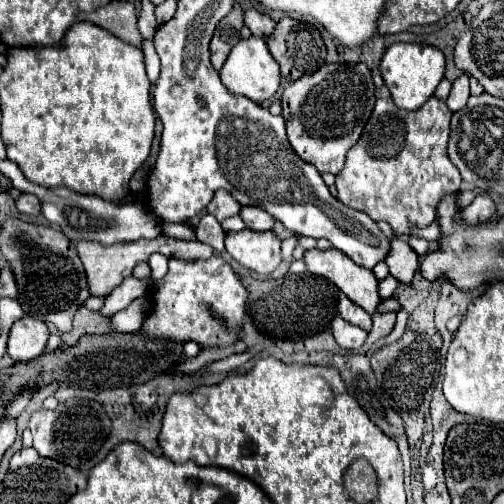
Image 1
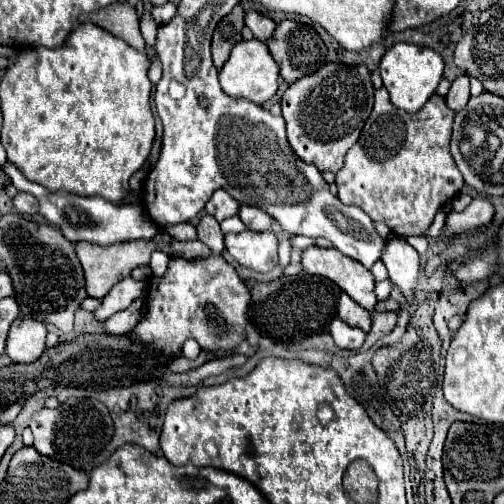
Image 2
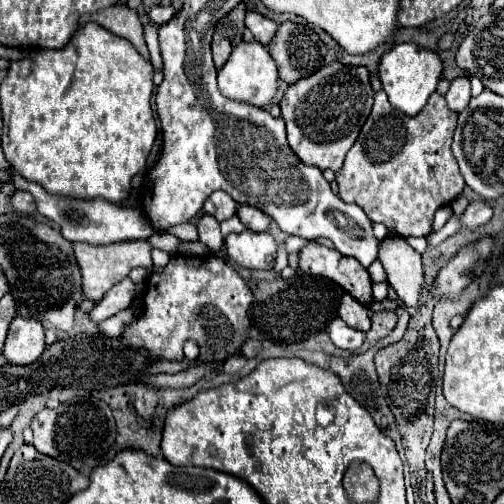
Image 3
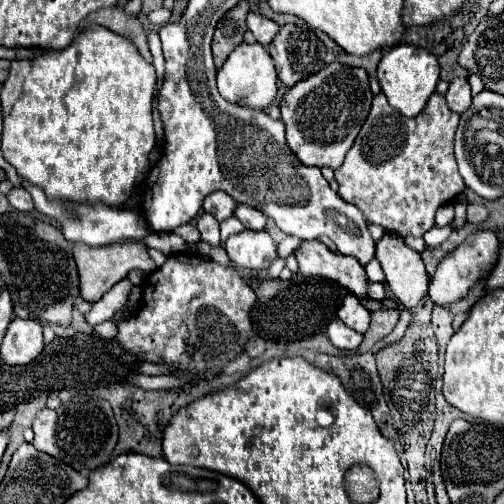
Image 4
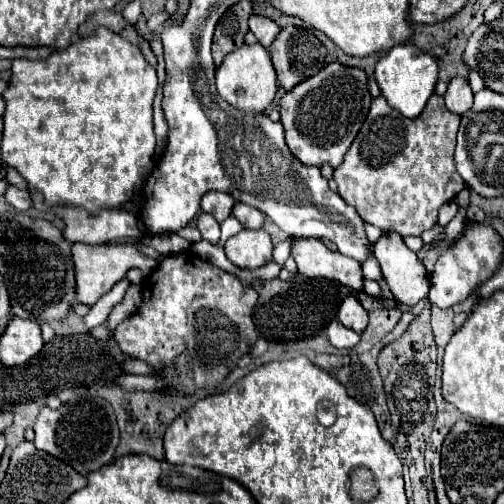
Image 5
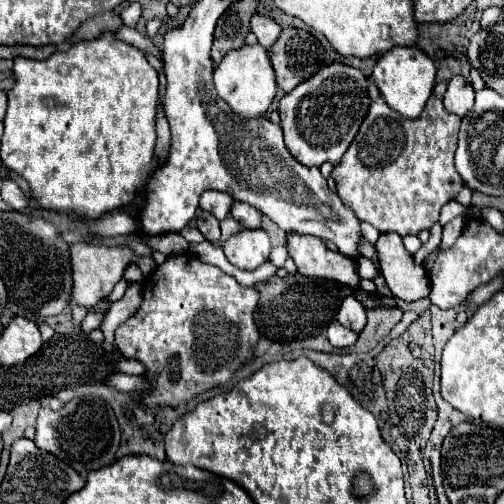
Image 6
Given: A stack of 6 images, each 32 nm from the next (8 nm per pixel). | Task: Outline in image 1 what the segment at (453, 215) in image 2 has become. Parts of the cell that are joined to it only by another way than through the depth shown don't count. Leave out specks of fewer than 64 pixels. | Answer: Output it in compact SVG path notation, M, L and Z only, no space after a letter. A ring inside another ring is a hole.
M478 194L474 198L474 202L470 206L466 206L458 218L466 224L476 224L478 222L488 221L490 218L494 218L496 214L496 206L492 202L490 196L486 194Z

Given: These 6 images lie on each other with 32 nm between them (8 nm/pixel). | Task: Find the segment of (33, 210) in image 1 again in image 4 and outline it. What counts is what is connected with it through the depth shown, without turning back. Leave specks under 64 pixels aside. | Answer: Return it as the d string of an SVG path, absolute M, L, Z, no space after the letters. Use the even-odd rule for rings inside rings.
M12 188L12 190L8 192L8 202L10 202L16 210L20 210L20 212L30 212L30 210L34 208L32 198L30 198L30 194L28 194L24 188Z

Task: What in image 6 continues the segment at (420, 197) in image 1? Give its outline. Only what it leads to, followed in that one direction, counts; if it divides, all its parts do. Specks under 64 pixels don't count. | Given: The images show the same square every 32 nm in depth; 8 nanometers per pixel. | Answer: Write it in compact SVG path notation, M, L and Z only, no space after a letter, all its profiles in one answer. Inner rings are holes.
M432 96L426 102L426 108L418 120L402 118L382 98L374 100L356 138L352 140L346 154L332 170L332 178L336 180L338 186L336 194L340 196L342 204L346 208L352 208L362 222L372 224L380 232L396 232L400 236L406 236L430 228L434 222L438 222L440 208L446 202L456 200L458 192L464 186L464 180L460 180L460 174L454 168L458 130L460 118L446 112L440 98Z

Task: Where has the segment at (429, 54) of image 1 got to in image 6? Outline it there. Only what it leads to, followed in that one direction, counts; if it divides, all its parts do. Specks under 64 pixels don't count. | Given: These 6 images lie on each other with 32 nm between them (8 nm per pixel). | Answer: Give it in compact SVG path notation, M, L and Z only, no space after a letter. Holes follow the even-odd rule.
M394 46L378 58L378 62L374 66L374 72L372 72L372 78L374 78L374 84L378 86L382 98L386 100L386 104L392 110L400 112L404 118L416 120L422 114L426 100L432 96L436 66L416 46Z

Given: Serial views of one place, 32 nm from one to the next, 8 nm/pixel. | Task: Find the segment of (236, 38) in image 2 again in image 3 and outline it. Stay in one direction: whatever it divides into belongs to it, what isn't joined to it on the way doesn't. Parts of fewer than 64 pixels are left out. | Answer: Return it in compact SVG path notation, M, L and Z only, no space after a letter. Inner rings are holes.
M240 2L232 12L228 12L218 24L212 40L212 54L216 68L222 68L222 64L228 60L232 52L232 44L242 42L244 32L244 16L246 16L246 4Z

